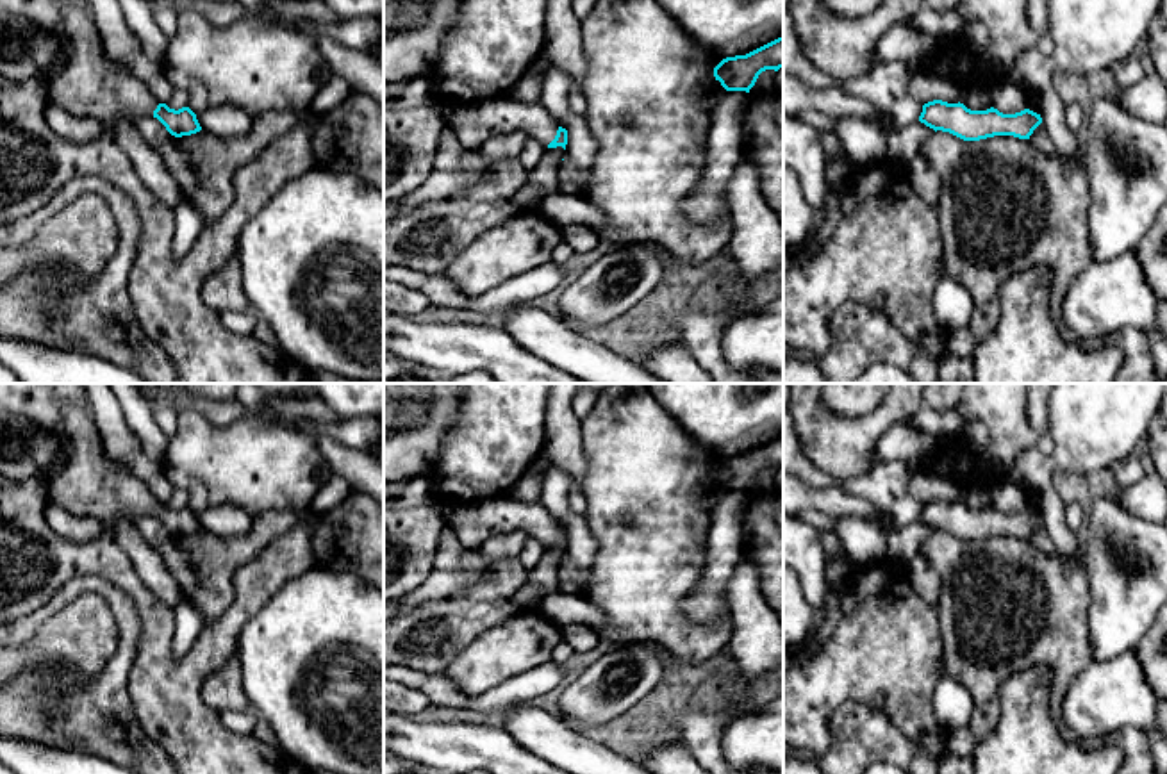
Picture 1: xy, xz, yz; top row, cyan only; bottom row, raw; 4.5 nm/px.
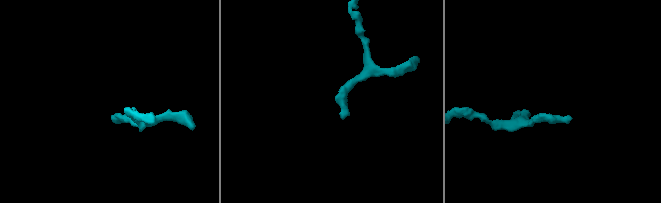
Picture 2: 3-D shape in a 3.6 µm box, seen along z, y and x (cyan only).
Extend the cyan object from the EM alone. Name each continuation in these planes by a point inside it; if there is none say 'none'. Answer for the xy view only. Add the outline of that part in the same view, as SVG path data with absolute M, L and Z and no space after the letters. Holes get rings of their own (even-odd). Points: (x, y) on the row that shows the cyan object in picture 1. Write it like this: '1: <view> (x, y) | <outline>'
1: xy (93, 84) | M70 5L62 16L70 59L66 68L46 82L52 105L73 116L87 116L102 125L118 118L134 123L153 116L159 102L150 89L105 48L91 9Z

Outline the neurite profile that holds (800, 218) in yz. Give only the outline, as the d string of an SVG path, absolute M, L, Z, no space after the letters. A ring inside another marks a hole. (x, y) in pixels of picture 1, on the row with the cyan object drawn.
M783 164L783 248L799 244L819 225L814 209L794 169Z

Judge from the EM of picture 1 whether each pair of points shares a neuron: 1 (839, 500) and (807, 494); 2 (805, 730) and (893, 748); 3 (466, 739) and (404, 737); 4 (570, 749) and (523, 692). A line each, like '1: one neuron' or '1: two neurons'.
1: one neuron
2: two neurons
3: one neuron
4: two neurons

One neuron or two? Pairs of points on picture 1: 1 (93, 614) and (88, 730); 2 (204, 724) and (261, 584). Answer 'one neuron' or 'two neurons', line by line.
1: two neurons
2: one neuron

